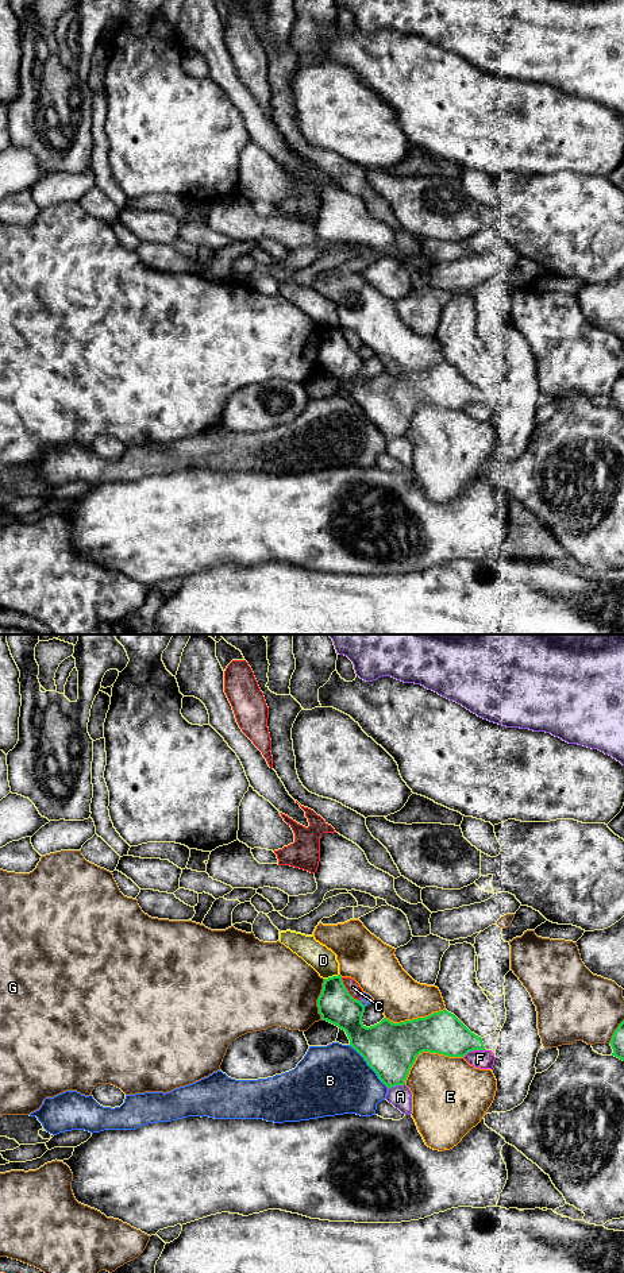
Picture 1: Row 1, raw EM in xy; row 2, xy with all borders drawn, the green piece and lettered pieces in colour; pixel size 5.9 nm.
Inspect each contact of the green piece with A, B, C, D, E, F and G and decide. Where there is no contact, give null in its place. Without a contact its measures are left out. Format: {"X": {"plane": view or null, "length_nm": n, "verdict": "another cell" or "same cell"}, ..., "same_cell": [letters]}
{"A": {"plane": "xy", "length_nm": 110, "verdict": "another cell"}, "B": {"plane": "xy", "length_nm": 340, "verdict": "another cell"}, "C": {"plane": "xy", "length_nm": 180, "verdict": "another cell"}, "D": {"plane": "xy", "length_nm": 90, "verdict": "another cell"}, "E": {"plane": "xy", "length_nm": 380, "verdict": "another cell"}, "F": {"plane": "xy", "length_nm": 140, "verdict": "another cell"}, "G": {"plane": "xy", "length_nm": 240, "verdict": "another cell"}, "same_cell": []}

